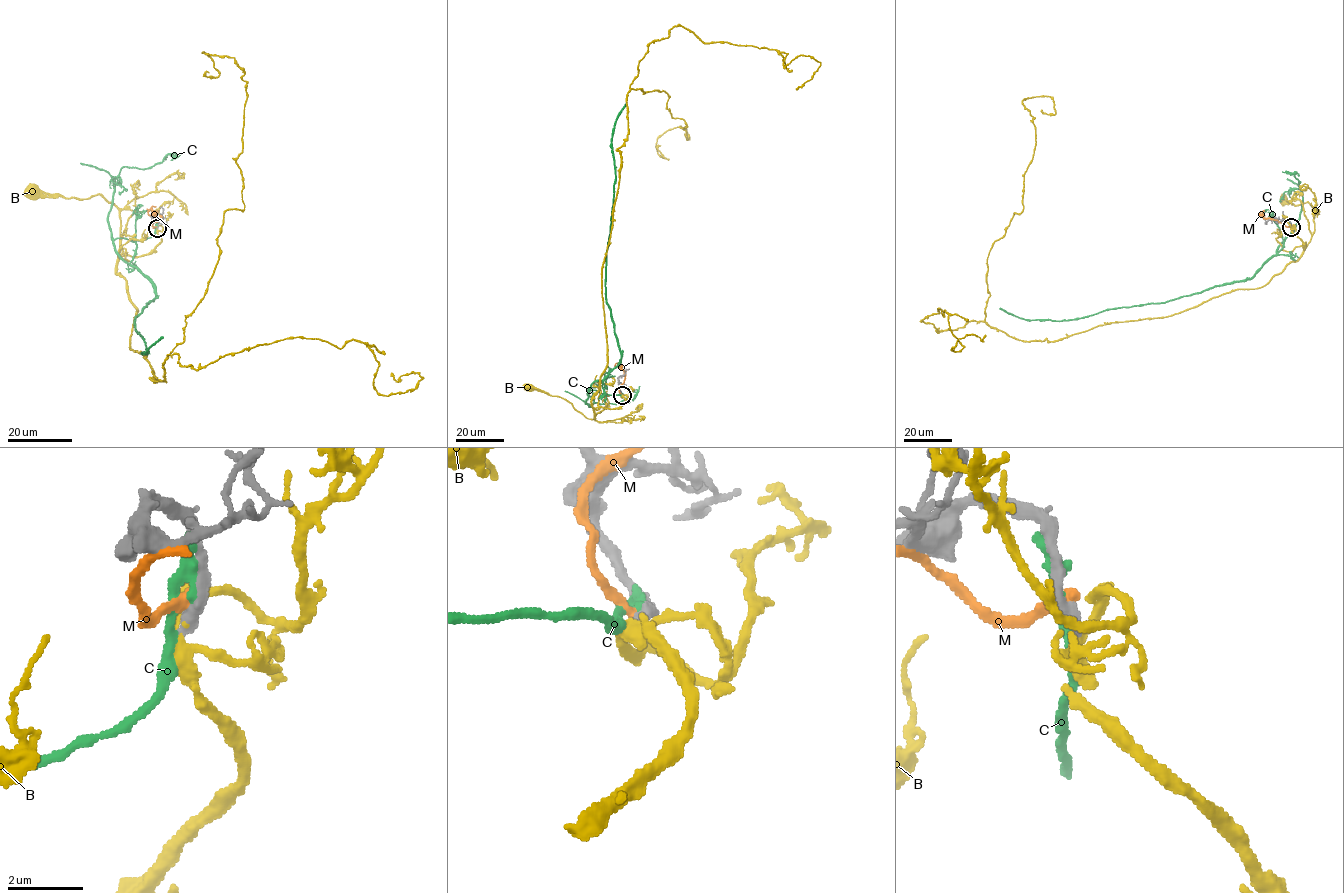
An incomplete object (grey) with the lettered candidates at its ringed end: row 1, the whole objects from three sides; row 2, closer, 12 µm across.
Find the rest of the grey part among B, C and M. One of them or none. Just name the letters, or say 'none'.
B

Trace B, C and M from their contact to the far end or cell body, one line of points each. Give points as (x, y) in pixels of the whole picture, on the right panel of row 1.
B: (1291, 227), (1305, 247), (1314, 231), (1315, 209), (1308, 202), (1295, 205), (1284, 199)
C: (1291, 227), (1291, 235), (1286, 234), (1276, 254), (1252, 277), (1200, 292), (1061, 321), (1027, 320), (999, 308)
M: (1291, 225), (1265, 218), (1264, 211)

